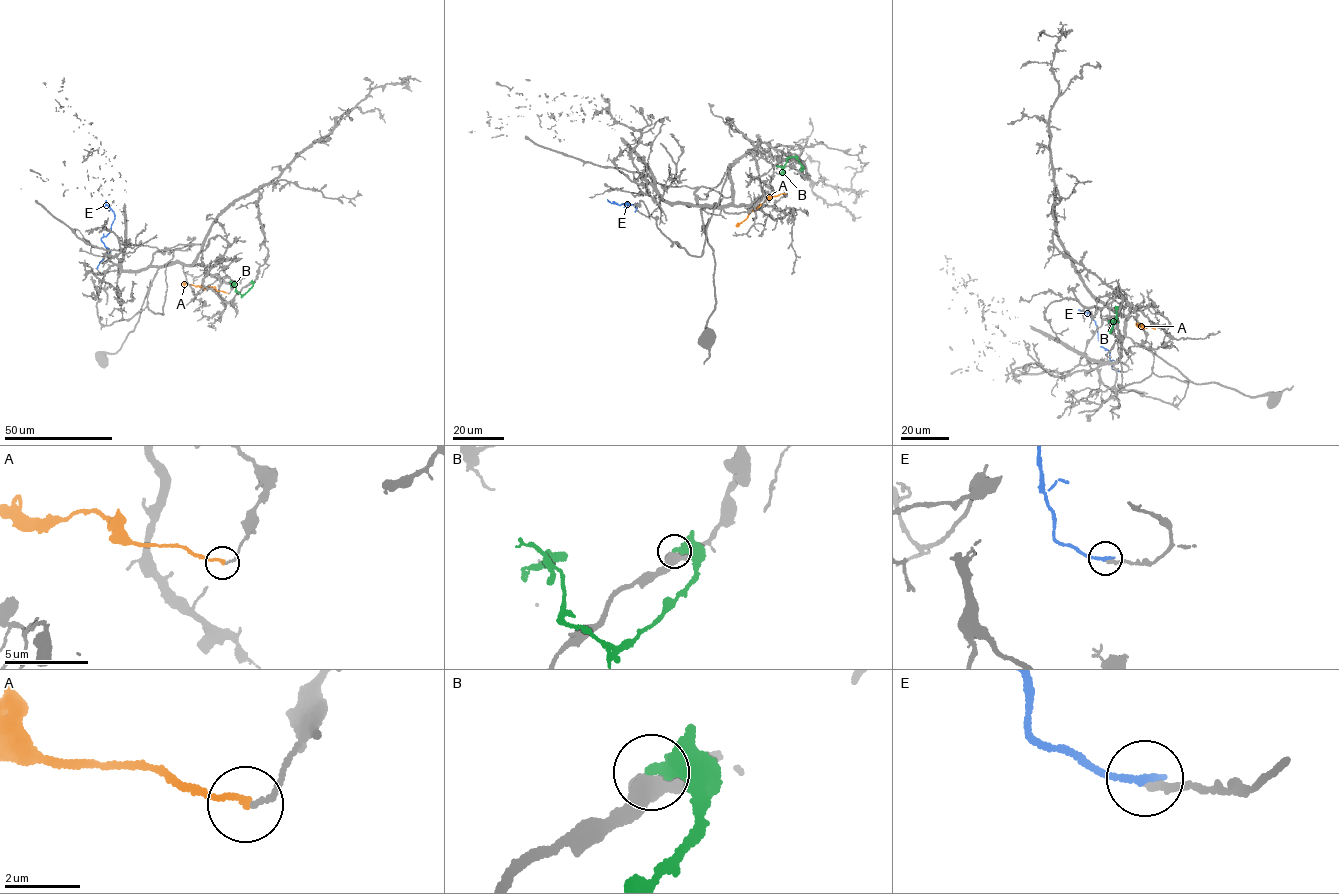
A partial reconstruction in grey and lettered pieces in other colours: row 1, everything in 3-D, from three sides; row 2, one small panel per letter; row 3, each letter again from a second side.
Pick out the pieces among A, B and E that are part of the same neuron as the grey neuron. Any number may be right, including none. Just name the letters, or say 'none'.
none

